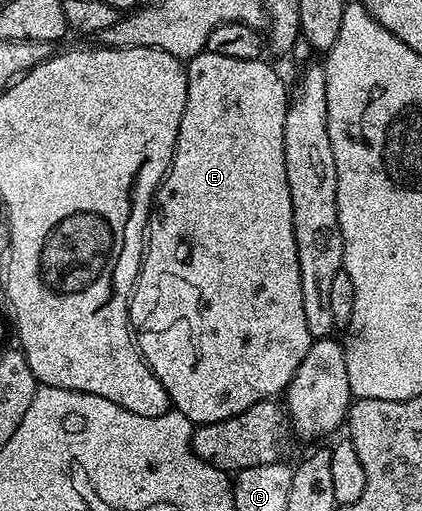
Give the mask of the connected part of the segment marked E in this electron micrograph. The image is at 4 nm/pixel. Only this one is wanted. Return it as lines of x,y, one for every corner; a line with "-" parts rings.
208,50
188,61
185,69
185,77
189,80
187,106
183,110
169,173
161,181
153,198
141,271
133,285
133,295
129,297
129,323
141,356
149,364
155,378
163,382
163,390
167,390
170,405
194,426
226,420
235,414
243,414
243,410
255,406
255,402
280,397
293,381
293,375
299,370
303,358
307,358
307,350
315,339
311,330
307,330
307,318
303,315
303,286
299,286
299,254
295,250
291,186
287,186
285,123
291,92
288,87
285,89
280,74
263,61
261,58
223,58
223,54

